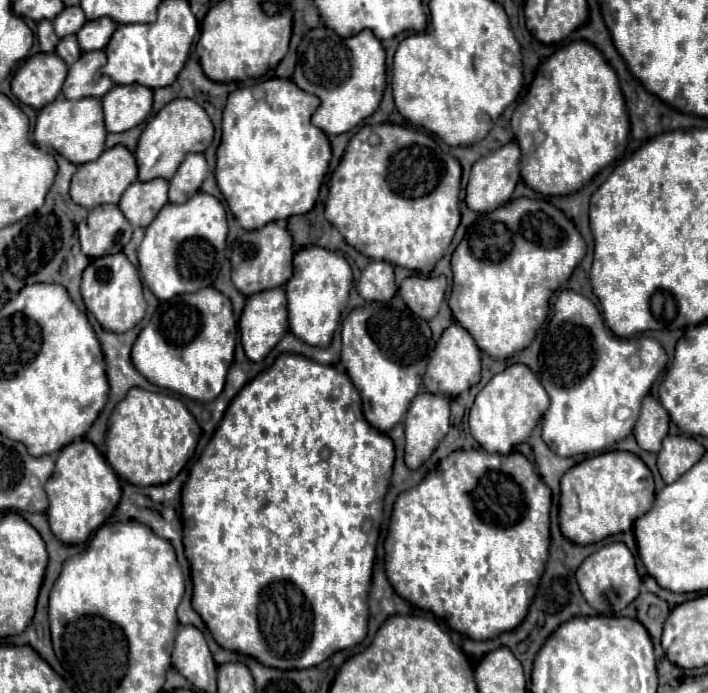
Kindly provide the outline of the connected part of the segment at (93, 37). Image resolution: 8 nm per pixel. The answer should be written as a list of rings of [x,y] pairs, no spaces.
[[[100,18],[100,20],[90,20],[84,24],[84,28],[76,34],[80,50],[82,52],[92,52],[92,50],[102,50],[104,44],[112,38],[112,32],[116,30],[116,24],[110,18]]]

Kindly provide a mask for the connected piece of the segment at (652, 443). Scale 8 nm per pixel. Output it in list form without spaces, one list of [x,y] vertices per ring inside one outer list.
[[[646,396],[642,402],[640,418],[634,426],[636,442],[642,450],[658,454],[662,448],[662,438],[668,434],[668,412],[662,408],[662,404],[654,396]]]

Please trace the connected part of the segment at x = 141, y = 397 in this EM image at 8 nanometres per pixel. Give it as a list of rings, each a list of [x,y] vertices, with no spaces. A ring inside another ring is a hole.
[[[132,388],[110,416],[106,460],[114,468],[114,472],[130,484],[166,484],[168,480],[178,476],[188,458],[194,454],[198,436],[200,426],[186,410],[182,400],[162,392]]]

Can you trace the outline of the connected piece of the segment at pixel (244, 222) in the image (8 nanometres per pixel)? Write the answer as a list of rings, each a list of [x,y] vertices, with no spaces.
[[[270,78],[240,88],[228,96],[222,116],[222,142],[216,152],[216,184],[244,230],[256,230],[268,222],[286,220],[312,210],[332,158],[328,136],[310,122],[318,104],[320,100],[316,96],[300,90],[292,80],[284,78]]]

